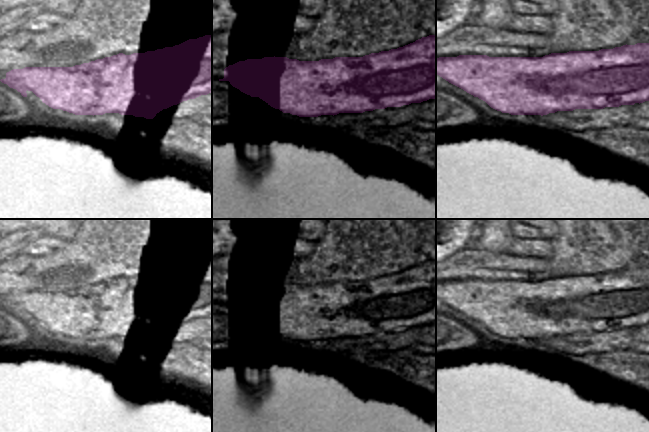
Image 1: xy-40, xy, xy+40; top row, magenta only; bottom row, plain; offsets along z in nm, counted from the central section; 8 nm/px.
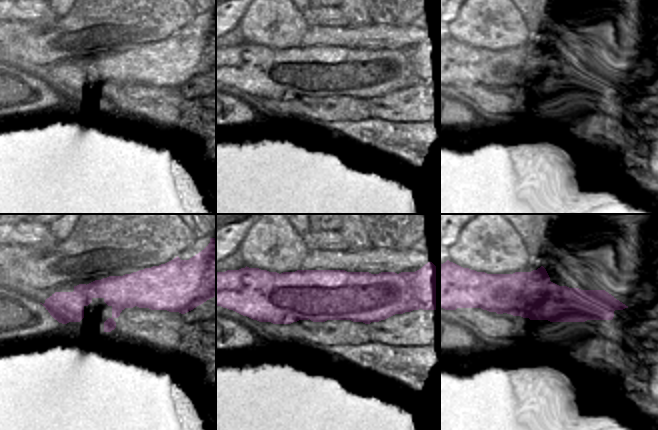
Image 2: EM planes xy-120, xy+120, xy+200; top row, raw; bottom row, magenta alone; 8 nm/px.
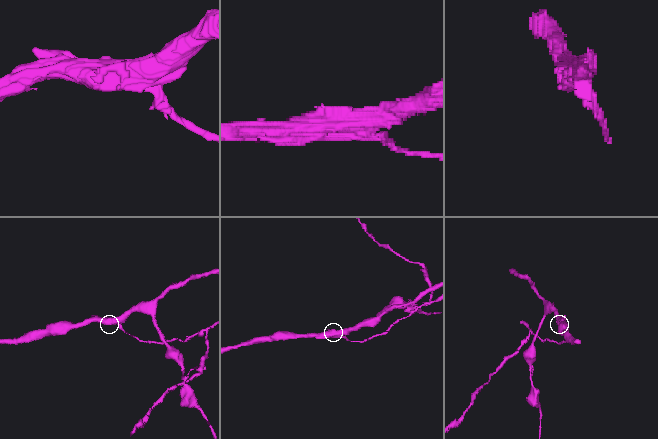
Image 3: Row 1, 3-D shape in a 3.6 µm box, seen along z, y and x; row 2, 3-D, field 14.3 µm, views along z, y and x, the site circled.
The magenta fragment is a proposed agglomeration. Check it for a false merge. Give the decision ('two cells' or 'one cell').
two cells

